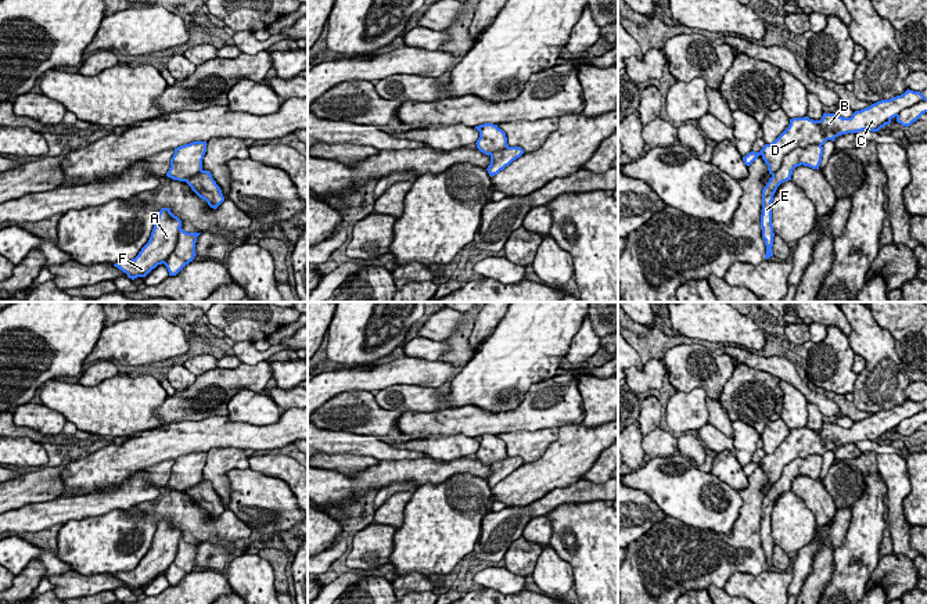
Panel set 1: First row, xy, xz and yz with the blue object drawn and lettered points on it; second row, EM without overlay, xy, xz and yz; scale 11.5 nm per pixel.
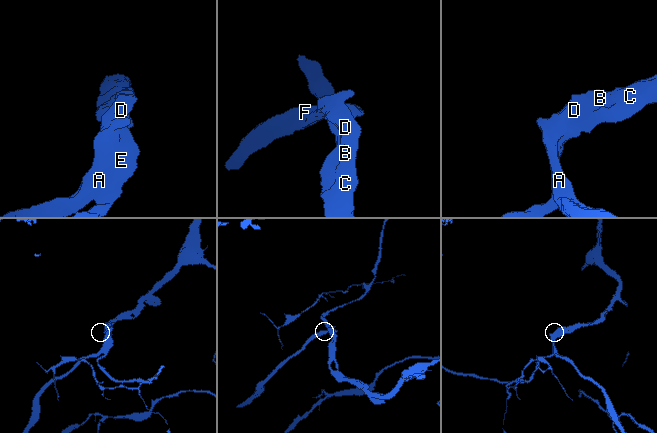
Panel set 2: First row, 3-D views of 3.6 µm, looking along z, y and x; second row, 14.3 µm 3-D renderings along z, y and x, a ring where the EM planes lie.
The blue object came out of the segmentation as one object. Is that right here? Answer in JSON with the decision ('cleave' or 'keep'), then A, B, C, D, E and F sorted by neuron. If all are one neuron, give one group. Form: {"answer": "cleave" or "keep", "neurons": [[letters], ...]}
{"answer": "keep", "neurons": [["A", "B", "C", "D", "E", "F"]]}

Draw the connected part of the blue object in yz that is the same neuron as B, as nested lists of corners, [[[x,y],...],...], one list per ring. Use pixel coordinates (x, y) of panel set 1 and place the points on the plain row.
[[[906,400],[890,410],[881,410],[867,418],[855,421],[851,428],[838,424],[823,424],[820,431],[804,428],[790,429],[788,438],[770,454],[765,454],[759,463],[751,461],[743,471],[750,477],[759,465],[772,485],[762,500],[762,549],[766,556],[765,569],[773,567],[772,511],[777,497],[791,490],[797,477],[819,479],[823,465],[823,454],[827,450],[847,443],[862,441],[879,442],[895,428],[902,436],[910,436],[927,423],[927,409],[920,402]]]

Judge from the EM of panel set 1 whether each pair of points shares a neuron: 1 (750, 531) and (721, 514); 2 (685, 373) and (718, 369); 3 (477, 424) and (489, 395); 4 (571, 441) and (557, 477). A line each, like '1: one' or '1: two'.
1: two
2: one
3: two
4: one

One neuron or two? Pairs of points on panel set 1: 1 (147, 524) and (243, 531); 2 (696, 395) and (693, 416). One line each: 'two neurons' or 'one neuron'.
1: two neurons
2: one neuron

